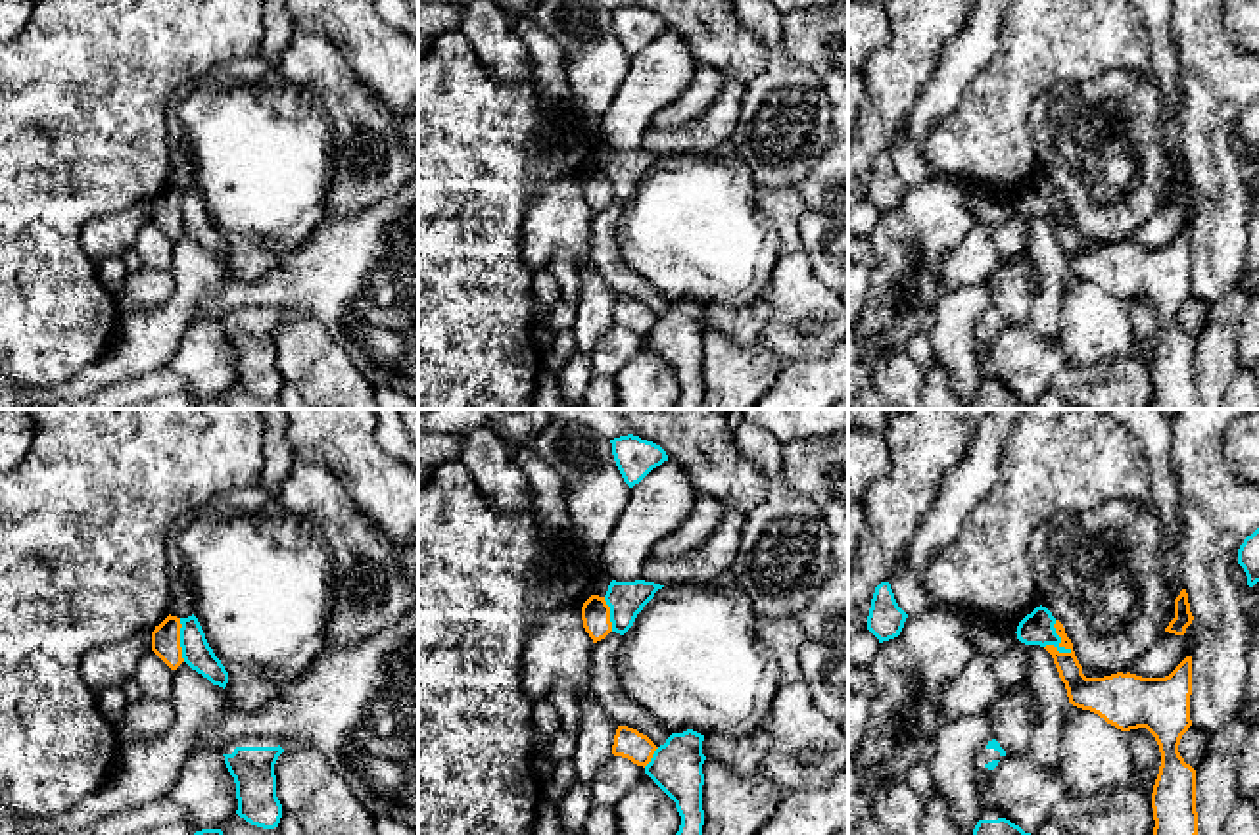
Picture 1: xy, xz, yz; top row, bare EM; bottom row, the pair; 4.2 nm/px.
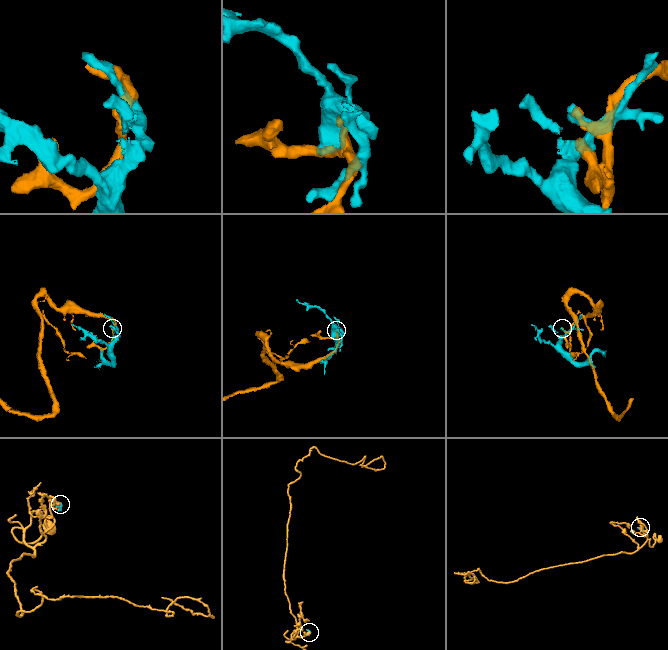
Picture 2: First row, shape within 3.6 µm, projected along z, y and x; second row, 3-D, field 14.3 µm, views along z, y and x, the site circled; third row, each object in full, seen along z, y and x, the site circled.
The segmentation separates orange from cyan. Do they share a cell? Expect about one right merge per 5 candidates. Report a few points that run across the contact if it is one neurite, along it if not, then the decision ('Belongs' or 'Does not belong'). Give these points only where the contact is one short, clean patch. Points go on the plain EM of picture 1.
Line: yz (1054, 190), (1054, 202), (1069, 223). Does not belong

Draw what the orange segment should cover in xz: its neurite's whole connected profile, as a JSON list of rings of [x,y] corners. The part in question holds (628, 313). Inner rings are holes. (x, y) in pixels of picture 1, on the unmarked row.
[[[618,296],[612,315],[612,324],[631,330],[637,336],[647,336],[658,317],[633,298]]]

